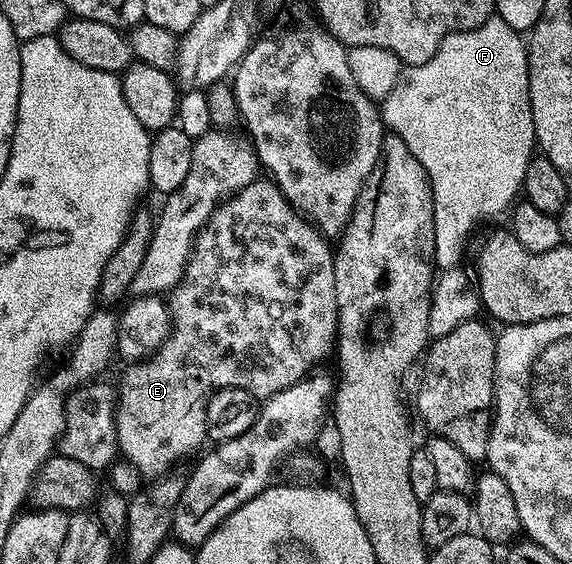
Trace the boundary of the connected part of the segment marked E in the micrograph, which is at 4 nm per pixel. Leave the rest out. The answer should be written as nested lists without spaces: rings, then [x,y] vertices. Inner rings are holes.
[[[256,177],[249,185],[245,185],[234,195],[223,200],[209,217],[207,224],[195,234],[195,244],[191,246],[191,256],[187,262],[183,276],[178,284],[172,287],[166,300],[167,309],[171,313],[171,332],[167,340],[159,346],[159,350],[149,359],[135,361],[123,375],[123,380],[117,383],[117,402],[115,404],[115,432],[119,442],[119,455],[127,458],[147,481],[155,481],[166,476],[170,467],[178,465],[182,459],[190,455],[198,456],[204,450],[203,443],[207,437],[207,406],[212,395],[220,387],[236,387],[253,393],[255,398],[266,401],[273,395],[302,382],[312,374],[318,363],[332,358],[337,347],[337,332],[339,330],[339,310],[337,309],[337,289],[335,288],[335,257],[332,244],[327,244],[322,231],[300,212],[281,193],[274,181],[267,177]]]

